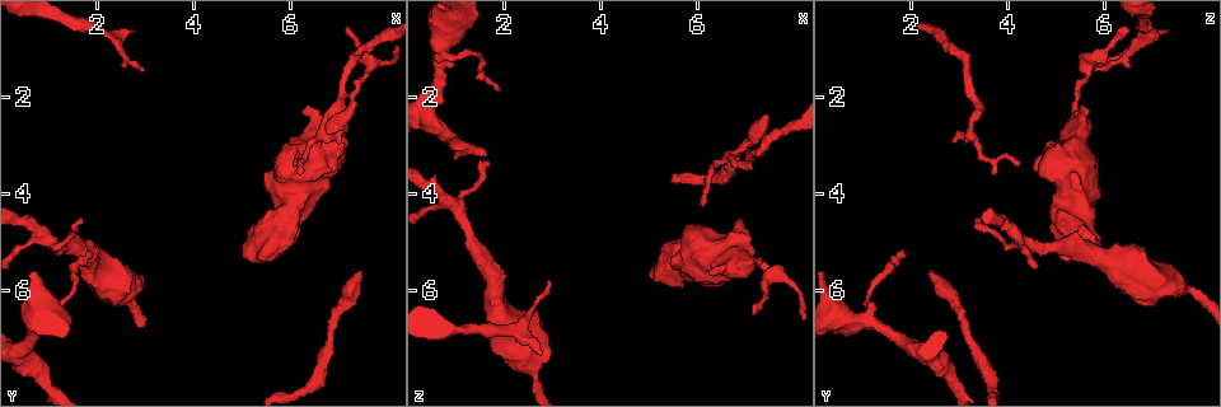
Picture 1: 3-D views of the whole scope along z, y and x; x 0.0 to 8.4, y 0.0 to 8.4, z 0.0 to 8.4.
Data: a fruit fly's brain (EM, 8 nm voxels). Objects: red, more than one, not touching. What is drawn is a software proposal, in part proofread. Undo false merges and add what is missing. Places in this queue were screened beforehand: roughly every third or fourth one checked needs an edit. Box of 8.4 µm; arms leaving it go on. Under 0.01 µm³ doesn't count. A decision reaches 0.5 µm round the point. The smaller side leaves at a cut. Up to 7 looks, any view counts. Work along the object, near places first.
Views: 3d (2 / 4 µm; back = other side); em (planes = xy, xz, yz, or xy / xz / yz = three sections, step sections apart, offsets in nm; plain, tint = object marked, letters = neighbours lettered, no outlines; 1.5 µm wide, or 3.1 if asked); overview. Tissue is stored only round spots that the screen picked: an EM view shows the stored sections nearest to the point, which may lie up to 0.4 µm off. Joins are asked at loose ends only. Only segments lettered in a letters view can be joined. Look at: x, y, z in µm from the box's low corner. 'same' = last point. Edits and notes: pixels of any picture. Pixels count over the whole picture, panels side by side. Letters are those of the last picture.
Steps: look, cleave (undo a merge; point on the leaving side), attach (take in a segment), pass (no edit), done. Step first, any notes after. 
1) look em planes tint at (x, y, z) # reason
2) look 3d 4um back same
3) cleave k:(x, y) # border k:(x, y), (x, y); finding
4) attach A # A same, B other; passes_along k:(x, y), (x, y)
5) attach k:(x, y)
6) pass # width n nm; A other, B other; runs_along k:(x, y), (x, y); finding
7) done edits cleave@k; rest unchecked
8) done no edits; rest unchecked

look 3d 2um at (7.00, 2.95, 2.90) # an open end

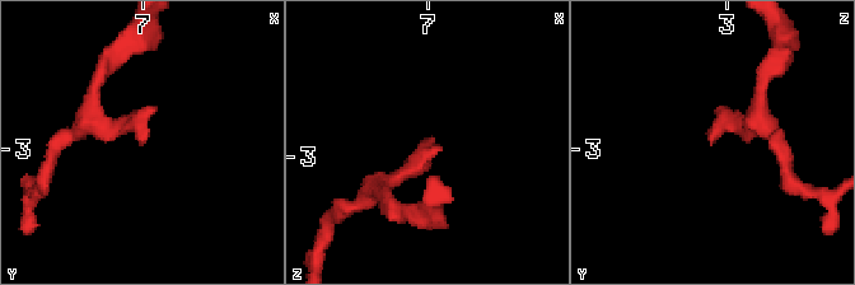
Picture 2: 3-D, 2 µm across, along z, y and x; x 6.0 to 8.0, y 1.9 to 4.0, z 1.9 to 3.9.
look em planes tint at (7.04, 2.92, 2.86) # shape alone is not enough

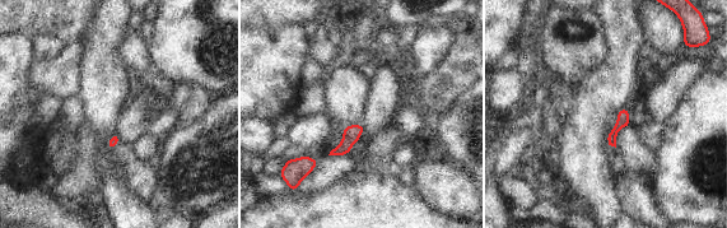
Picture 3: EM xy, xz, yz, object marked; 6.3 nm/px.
look em planes letters same

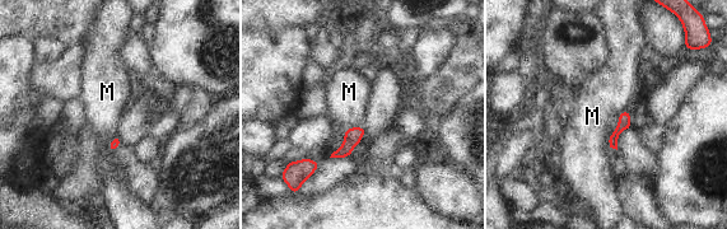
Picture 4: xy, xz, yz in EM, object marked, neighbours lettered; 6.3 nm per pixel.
pass # M other; border 4:(629, 111), (619, 115), (606, 141); no lettered segment goes on from it

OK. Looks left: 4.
look em yz step 4 plain at (7.45, 5.55, 2.40) # branch stops here

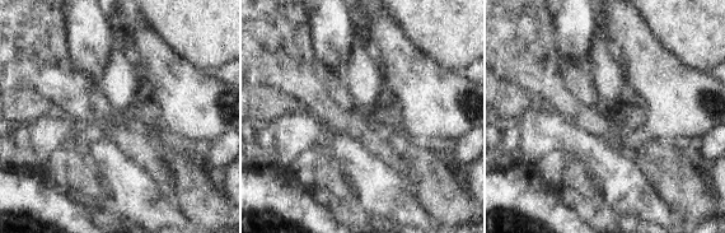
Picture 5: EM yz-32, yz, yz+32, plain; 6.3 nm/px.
look em yz step 4 letters same

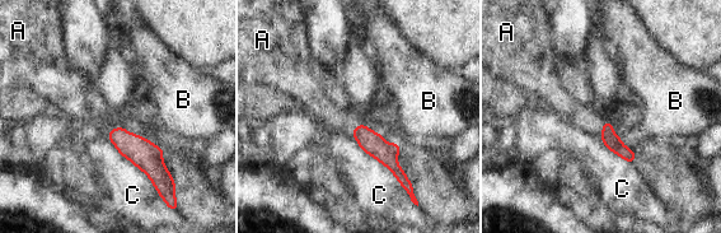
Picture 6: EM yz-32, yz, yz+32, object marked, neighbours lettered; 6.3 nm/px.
attach A # longest_contact C 500 nm; A same, B other, C other; passes_along 6:(612, 141), (603, 127), (590, 121); the cell continues

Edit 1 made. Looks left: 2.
look overview # redraw

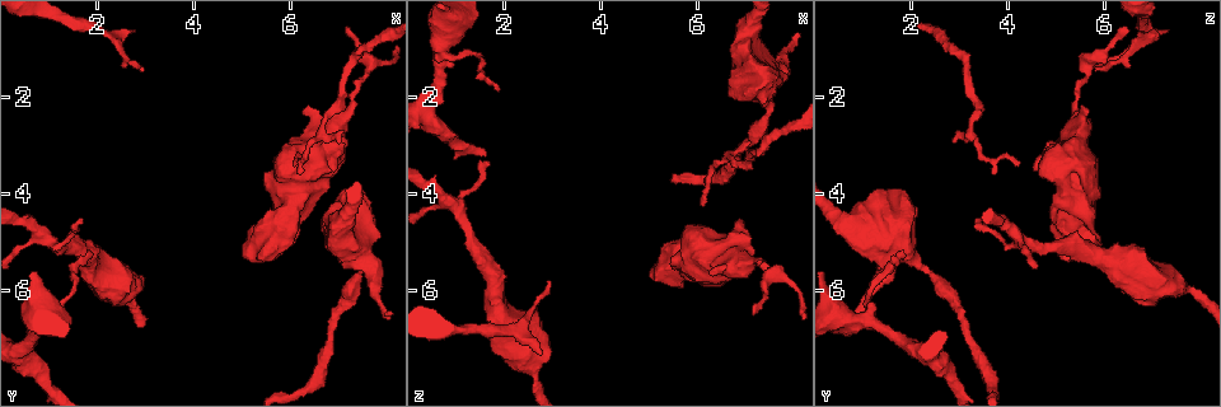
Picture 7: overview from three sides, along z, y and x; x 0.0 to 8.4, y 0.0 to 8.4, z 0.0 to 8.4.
look em planes letters at (1.70, 4.55, 3.40) # free end

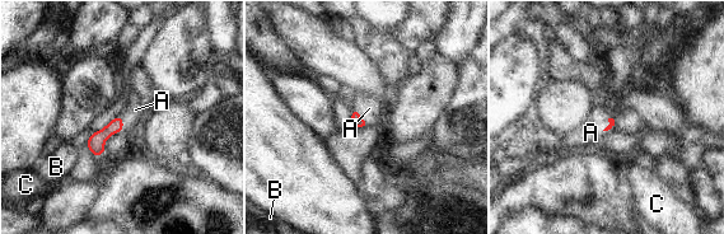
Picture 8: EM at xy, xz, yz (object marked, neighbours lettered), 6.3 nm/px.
attach A # longest_contact A 130 nm; A same, B other, C other; passes_along 8:(96, 143), (122, 127), (135, 110); the cell continues

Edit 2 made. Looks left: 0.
done edits attach@6, attach@8; rest unchecked

